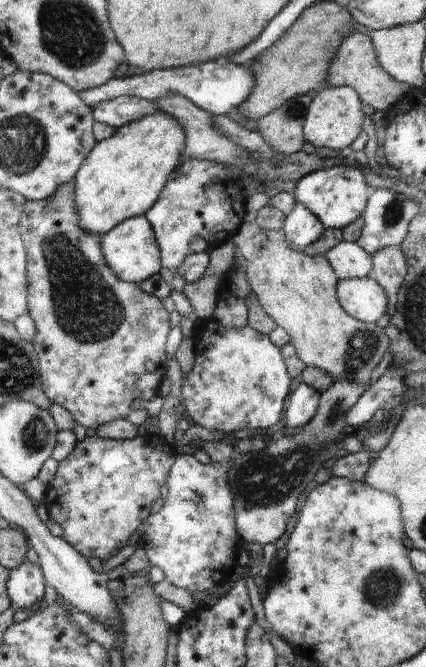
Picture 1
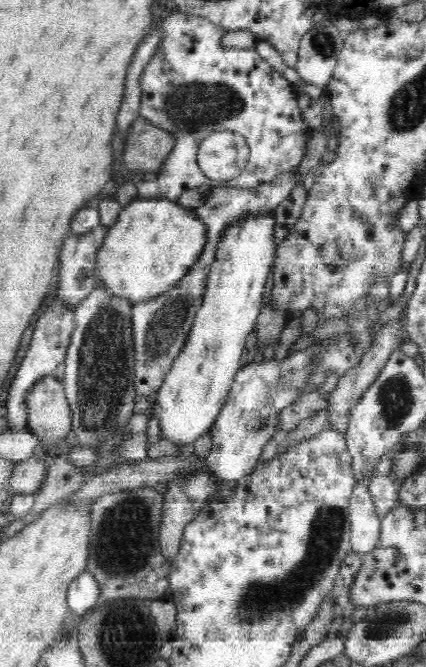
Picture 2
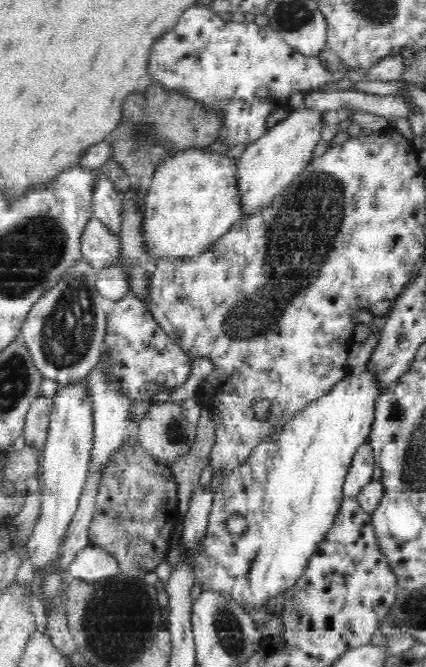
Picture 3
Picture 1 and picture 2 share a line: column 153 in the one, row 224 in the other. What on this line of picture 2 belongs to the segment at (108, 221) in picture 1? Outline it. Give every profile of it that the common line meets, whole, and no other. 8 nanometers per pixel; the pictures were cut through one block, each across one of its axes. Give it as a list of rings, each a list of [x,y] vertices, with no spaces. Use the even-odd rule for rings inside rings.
[[[143,197],[129,203],[118,215],[117,222],[107,234],[97,252],[96,284],[103,284],[112,295],[128,299],[130,303],[144,303],[170,291],[199,262],[208,243],[208,229],[194,209],[183,208],[173,200]]]

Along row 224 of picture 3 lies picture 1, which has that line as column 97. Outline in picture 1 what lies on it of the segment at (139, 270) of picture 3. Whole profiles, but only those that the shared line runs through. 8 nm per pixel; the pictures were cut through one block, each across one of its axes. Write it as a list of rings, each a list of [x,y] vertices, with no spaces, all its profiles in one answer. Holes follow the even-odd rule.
[[[229,61],[206,62],[206,64],[196,64],[196,66],[186,66],[186,68],[174,68],[174,70],[153,70],[130,76],[129,78],[114,78],[110,84],[104,87],[94,88],[81,94],[84,101],[90,106],[98,106],[104,100],[115,100],[118,96],[136,96],[145,100],[155,101],[162,94],[180,94],[184,98],[192,101],[201,110],[207,111],[210,115],[229,115],[238,108],[248,94],[254,88],[254,74],[249,66],[234,65]]]

